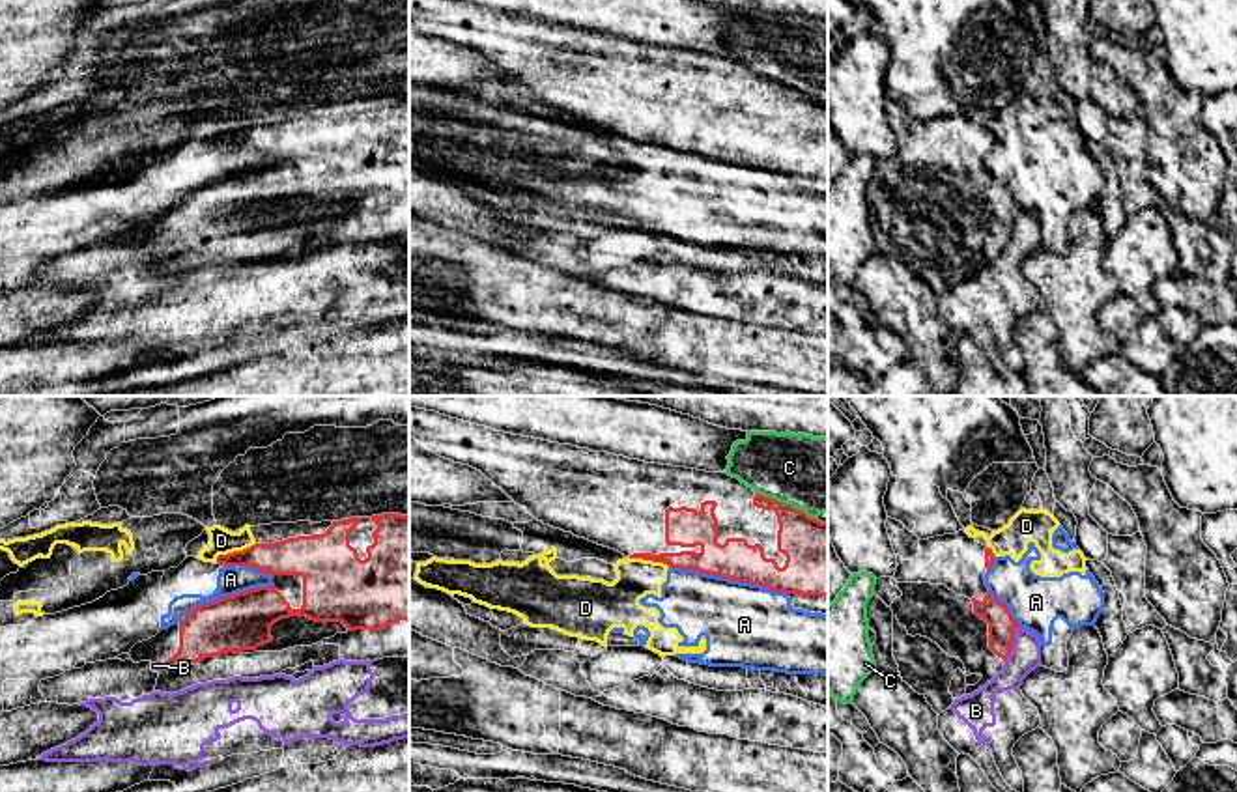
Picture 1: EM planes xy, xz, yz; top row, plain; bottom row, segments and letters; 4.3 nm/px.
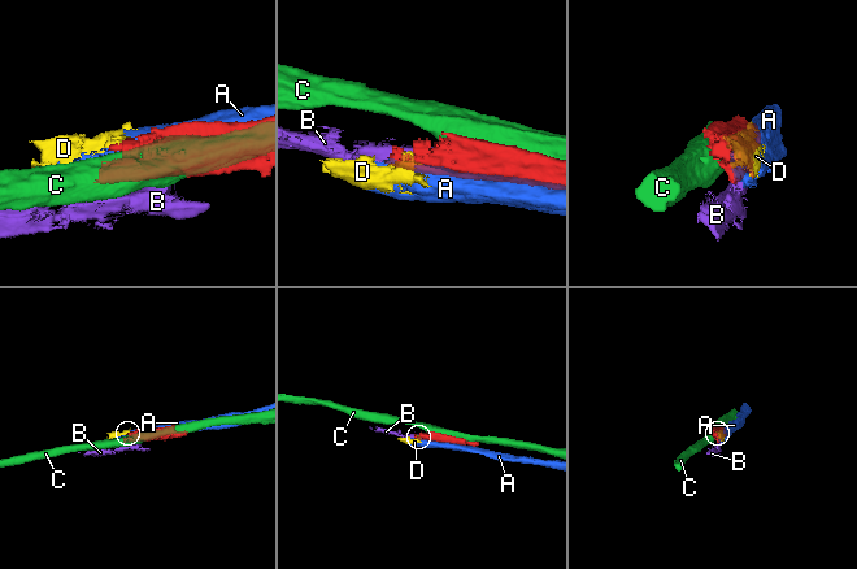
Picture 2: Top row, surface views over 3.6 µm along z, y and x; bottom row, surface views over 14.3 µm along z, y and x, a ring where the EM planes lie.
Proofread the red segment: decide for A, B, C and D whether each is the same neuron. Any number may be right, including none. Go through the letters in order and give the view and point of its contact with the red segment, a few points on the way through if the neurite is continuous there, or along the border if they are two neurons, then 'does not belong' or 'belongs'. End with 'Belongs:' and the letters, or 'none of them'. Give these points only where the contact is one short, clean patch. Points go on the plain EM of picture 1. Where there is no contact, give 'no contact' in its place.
A: contact xz (729, 159); does not belong
B: contact yz (1013, 225); does not belong
C: contact xz (785, 86); does not belong
D: contact xy (234, 133); border xy (255, 124), (241, 131), (221, 135), (215, 144); does not belong
Belongs: none of them

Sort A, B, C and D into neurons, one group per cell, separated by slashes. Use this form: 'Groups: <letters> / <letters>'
Groups: A D / B / C

